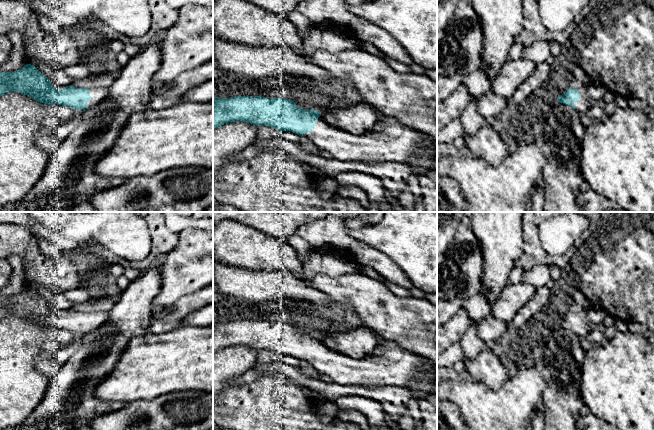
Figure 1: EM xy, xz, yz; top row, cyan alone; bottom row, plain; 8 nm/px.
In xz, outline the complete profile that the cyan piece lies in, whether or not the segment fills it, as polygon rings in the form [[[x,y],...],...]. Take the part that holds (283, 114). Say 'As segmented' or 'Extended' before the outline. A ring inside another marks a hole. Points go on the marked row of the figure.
Extended. [[[264,96],[213,97],[213,128],[239,121],[305,136],[320,150],[329,152],[335,160],[403,163],[410,157],[424,152],[430,145],[427,134],[410,128],[392,117],[382,117],[370,131],[356,136],[330,126],[322,120],[318,111],[313,108],[299,108],[290,99]]]

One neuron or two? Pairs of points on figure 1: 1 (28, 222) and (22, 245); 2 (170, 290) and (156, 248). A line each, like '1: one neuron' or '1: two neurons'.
1: two neurons
2: two neurons

